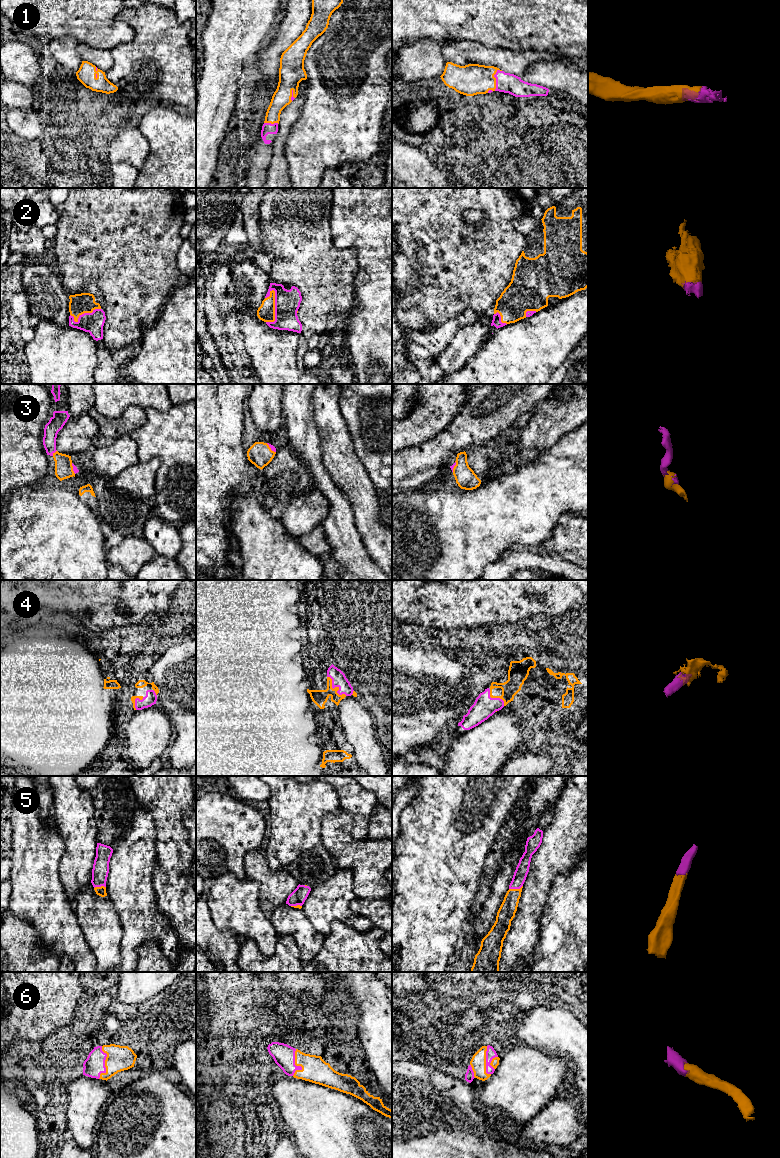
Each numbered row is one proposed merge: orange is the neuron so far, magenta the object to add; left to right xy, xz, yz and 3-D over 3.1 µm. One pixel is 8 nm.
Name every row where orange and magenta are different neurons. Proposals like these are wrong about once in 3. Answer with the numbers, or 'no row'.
no row

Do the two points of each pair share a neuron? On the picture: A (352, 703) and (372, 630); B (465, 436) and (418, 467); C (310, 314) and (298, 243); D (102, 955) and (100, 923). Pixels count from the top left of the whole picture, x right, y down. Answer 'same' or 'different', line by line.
A: different
B: same
C: same
D: same

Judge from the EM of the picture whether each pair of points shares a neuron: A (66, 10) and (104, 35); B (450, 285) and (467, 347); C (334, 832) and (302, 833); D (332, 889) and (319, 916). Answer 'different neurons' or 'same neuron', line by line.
A: same neuron
B: different neurons
C: different neurons
D: same neuron

